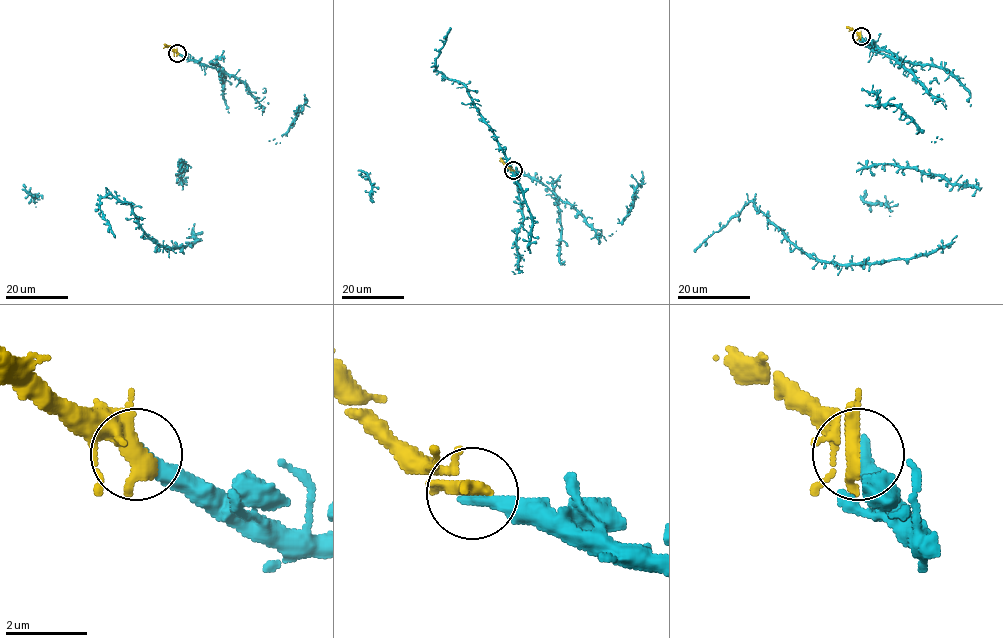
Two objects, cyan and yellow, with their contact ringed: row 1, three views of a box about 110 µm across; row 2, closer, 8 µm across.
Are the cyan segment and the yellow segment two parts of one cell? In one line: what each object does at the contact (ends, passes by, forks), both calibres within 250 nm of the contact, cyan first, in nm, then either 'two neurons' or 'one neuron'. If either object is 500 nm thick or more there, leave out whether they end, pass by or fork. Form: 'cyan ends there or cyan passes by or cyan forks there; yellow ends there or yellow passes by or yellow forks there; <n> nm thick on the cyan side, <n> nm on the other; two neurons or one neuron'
cyan ends there; yellow passes by; 400 nm thick on the cyan side, 400 nm on the other; one neuron

